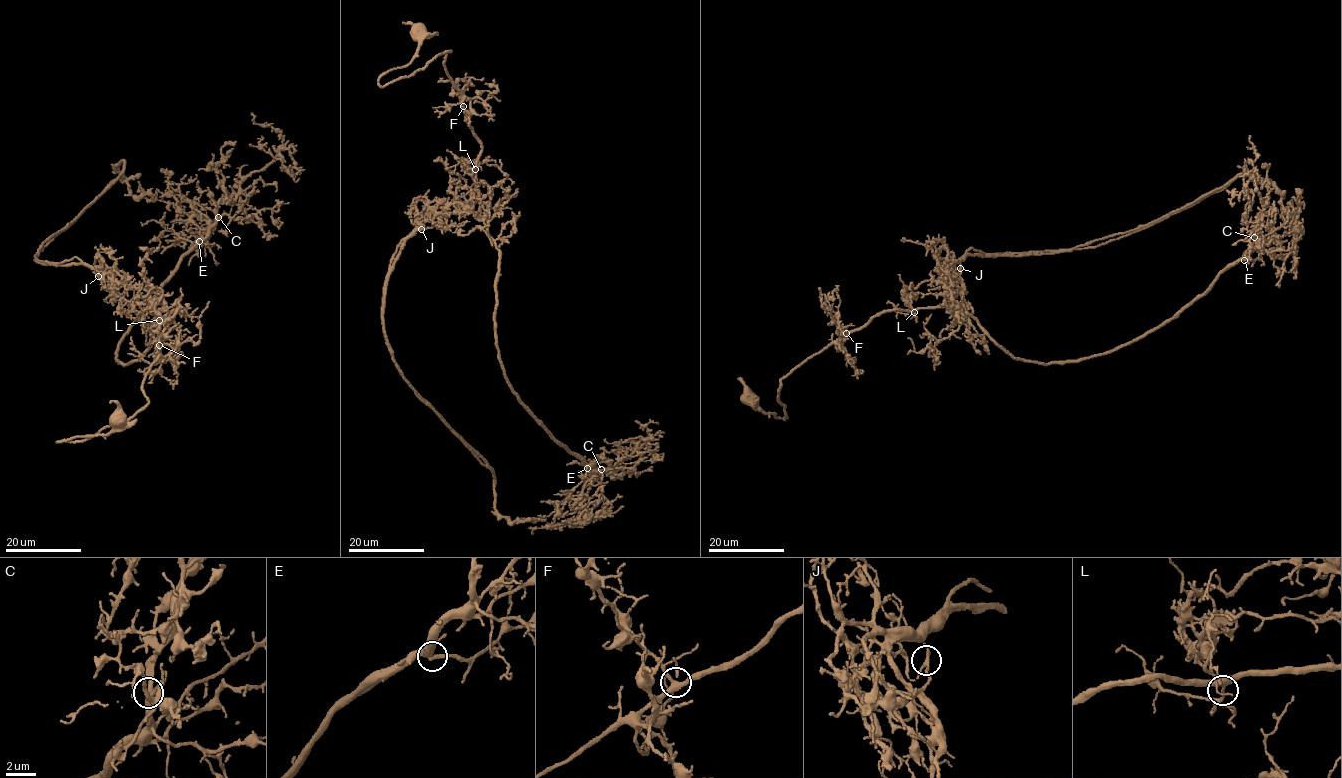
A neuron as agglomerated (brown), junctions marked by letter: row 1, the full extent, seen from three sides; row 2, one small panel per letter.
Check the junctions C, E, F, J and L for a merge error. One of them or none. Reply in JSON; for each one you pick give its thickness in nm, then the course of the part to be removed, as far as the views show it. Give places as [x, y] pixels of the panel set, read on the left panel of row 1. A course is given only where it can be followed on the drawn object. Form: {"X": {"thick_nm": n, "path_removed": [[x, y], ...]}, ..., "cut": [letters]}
{"J": {"thick_nm": 180, "path_removed": [[98, 276], [101, 281], [84, 264], [35, 254], [118, 178], [121, 160], [115, 167], [131, 194], [152, 199]]}, "cut": ["J"]}

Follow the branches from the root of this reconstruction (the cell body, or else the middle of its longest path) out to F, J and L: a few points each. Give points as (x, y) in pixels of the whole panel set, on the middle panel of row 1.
F: (416, 32), (416, 55), (378, 83), (408, 77), (450, 51), (443, 65), (463, 106)
J: (416, 32), (416, 55), (378, 83), (450, 51), (443, 65), (482, 148), (479, 211), (450, 204), (421, 230)
L: (416, 32), (416, 55), (378, 83), (408, 77), (450, 51), (445, 71), (481, 145), (475, 169)

